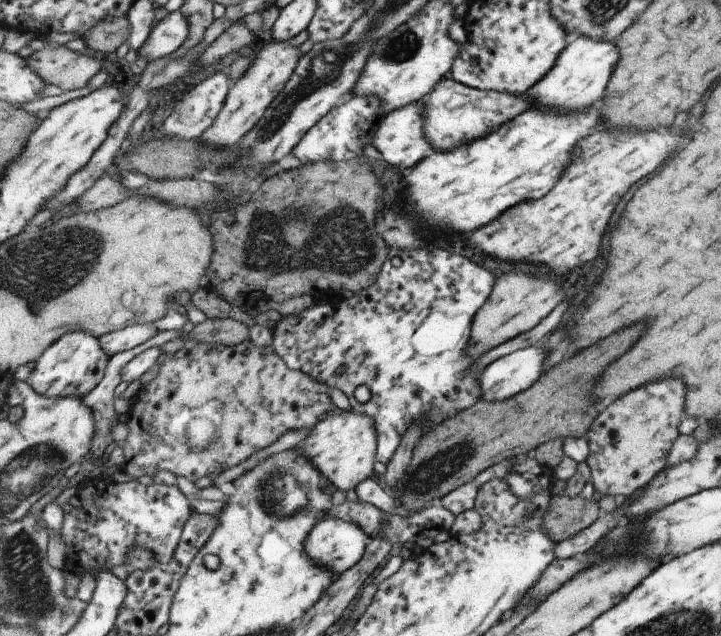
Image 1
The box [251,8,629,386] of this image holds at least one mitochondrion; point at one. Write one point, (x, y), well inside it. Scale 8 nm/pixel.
(402, 49)

